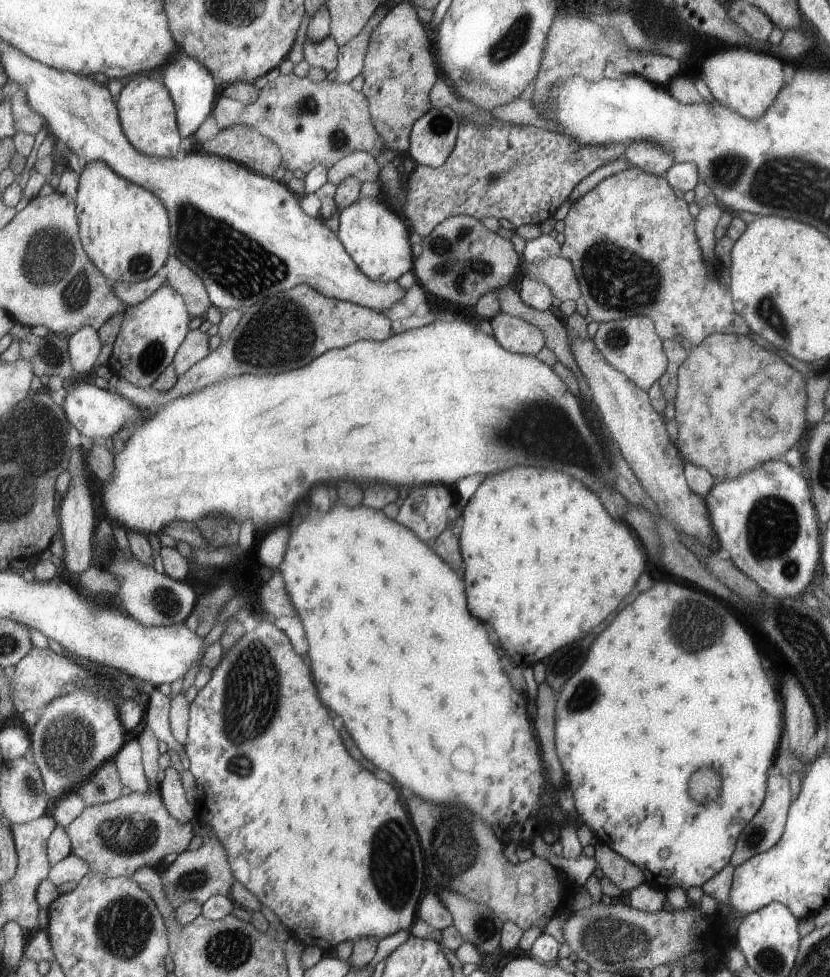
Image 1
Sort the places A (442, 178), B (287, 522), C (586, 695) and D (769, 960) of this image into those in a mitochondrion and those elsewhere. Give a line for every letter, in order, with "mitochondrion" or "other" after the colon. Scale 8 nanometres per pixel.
A: other
B: other
C: mitochondrion
D: mitochondrion

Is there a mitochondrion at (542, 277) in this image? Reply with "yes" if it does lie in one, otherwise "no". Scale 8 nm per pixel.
no

